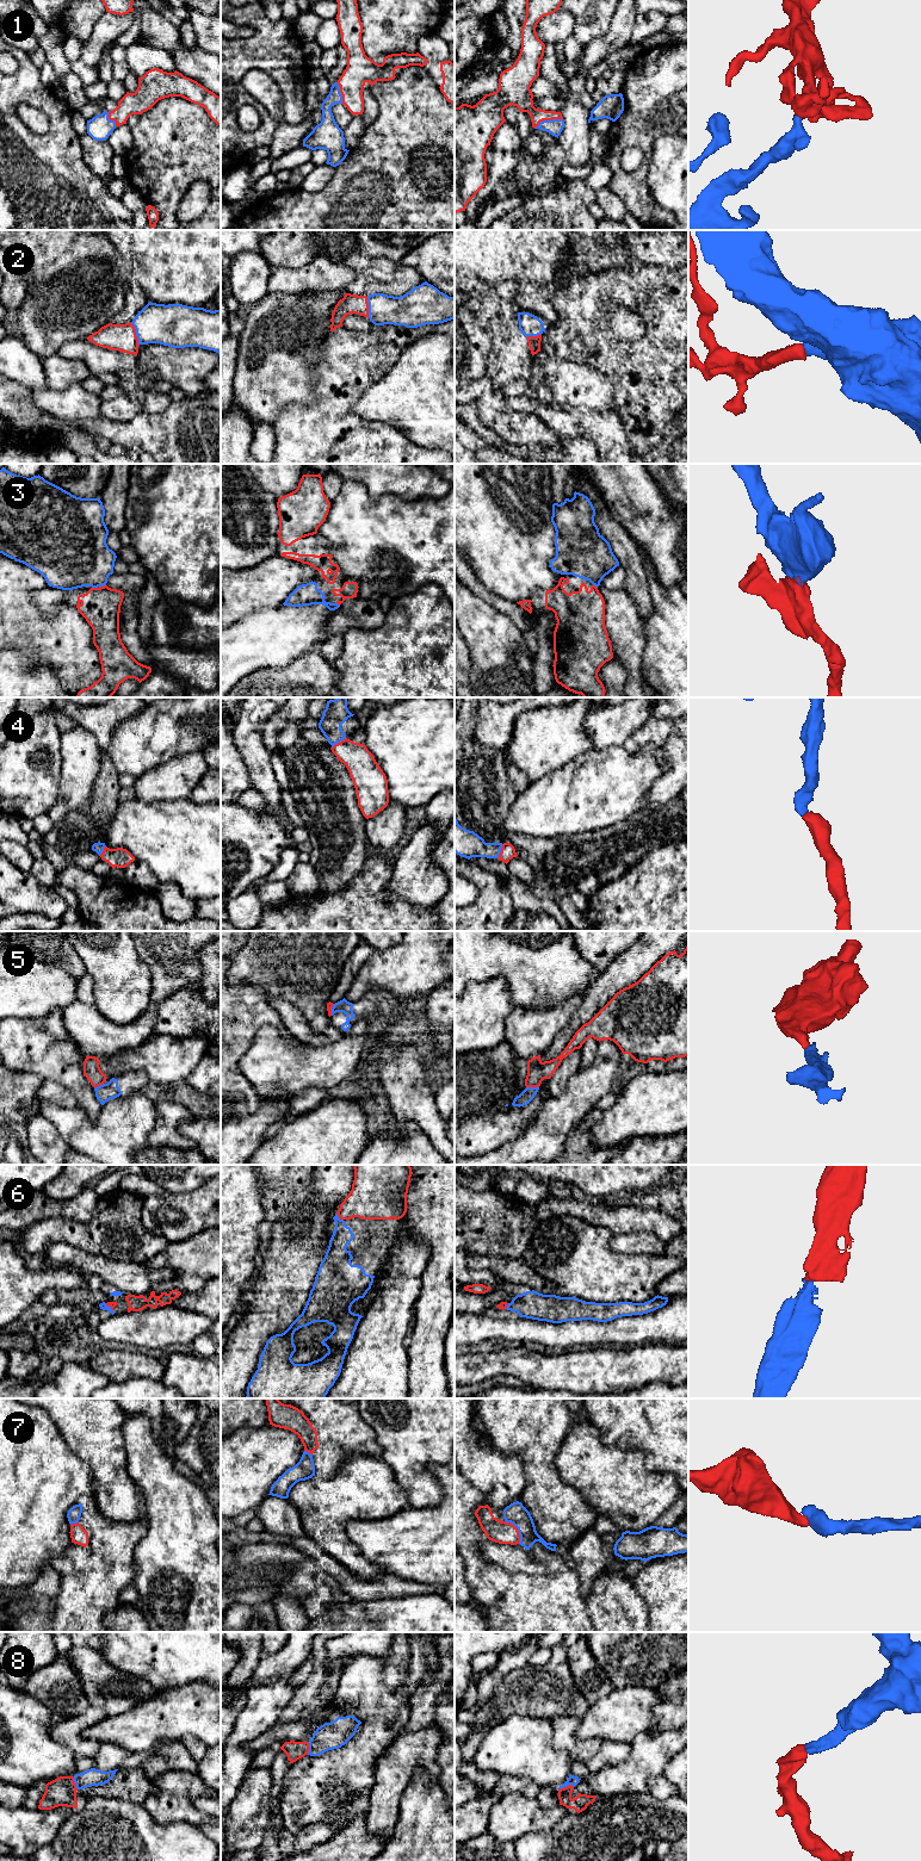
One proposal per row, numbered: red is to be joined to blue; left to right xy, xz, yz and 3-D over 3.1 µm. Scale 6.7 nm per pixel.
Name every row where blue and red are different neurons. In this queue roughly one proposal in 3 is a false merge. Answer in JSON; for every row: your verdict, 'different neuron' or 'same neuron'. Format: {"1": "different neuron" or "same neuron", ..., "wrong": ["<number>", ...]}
{"1": "same neuron", "2": "same neuron", "3": "same neuron", "4": "same neuron", "5": "same neuron", "6": "same neuron", "7": "same neuron", "8": "same neuron", "wrong": []}

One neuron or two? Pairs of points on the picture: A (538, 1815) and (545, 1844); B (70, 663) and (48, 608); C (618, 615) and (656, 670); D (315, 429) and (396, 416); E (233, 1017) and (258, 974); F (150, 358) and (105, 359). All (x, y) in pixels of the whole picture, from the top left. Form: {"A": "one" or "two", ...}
{"A": "two", "B": "two", "C": "two", "D": "two", "E": "two", "F": "two"}

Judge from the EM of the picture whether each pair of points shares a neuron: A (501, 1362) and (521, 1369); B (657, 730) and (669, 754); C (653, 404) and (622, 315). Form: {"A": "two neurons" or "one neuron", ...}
{"A": "one neuron", "B": "two neurons", "C": "two neurons"}

